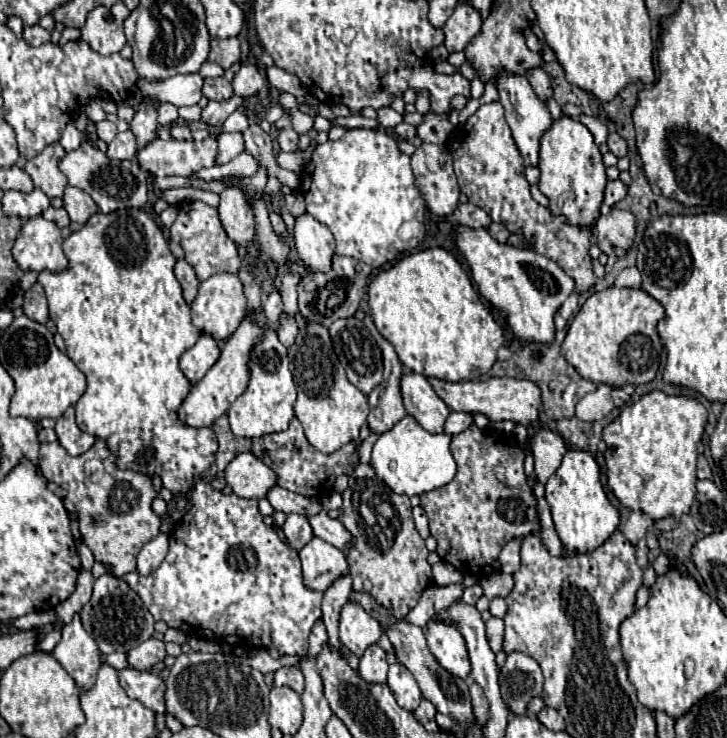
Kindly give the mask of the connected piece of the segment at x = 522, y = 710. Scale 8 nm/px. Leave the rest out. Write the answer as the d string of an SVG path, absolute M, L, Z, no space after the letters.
M509 653L499 671L501 697L513 715L525 715L533 697L543 693L543 673L535 659L525 653Z

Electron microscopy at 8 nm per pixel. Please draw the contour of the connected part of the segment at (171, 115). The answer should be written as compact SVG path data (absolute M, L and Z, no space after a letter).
M163 103L161 107L159 107L159 123L161 125L171 125L171 123L175 123L177 121L177 107L175 105L171 105L171 103Z

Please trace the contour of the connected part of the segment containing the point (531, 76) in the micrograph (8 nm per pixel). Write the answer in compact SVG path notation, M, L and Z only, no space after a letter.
M531 69L527 73L527 79L529 79L535 95L547 103L547 99L551 99L551 79L547 77L547 73L543 73L543 69Z

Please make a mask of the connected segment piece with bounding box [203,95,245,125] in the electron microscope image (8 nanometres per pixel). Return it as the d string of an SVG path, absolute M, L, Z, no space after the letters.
M231 95L225 101L209 101L209 105L203 109L203 121L209 125L223 123L231 113L241 109L243 103L245 103L243 97L235 97L235 95Z

